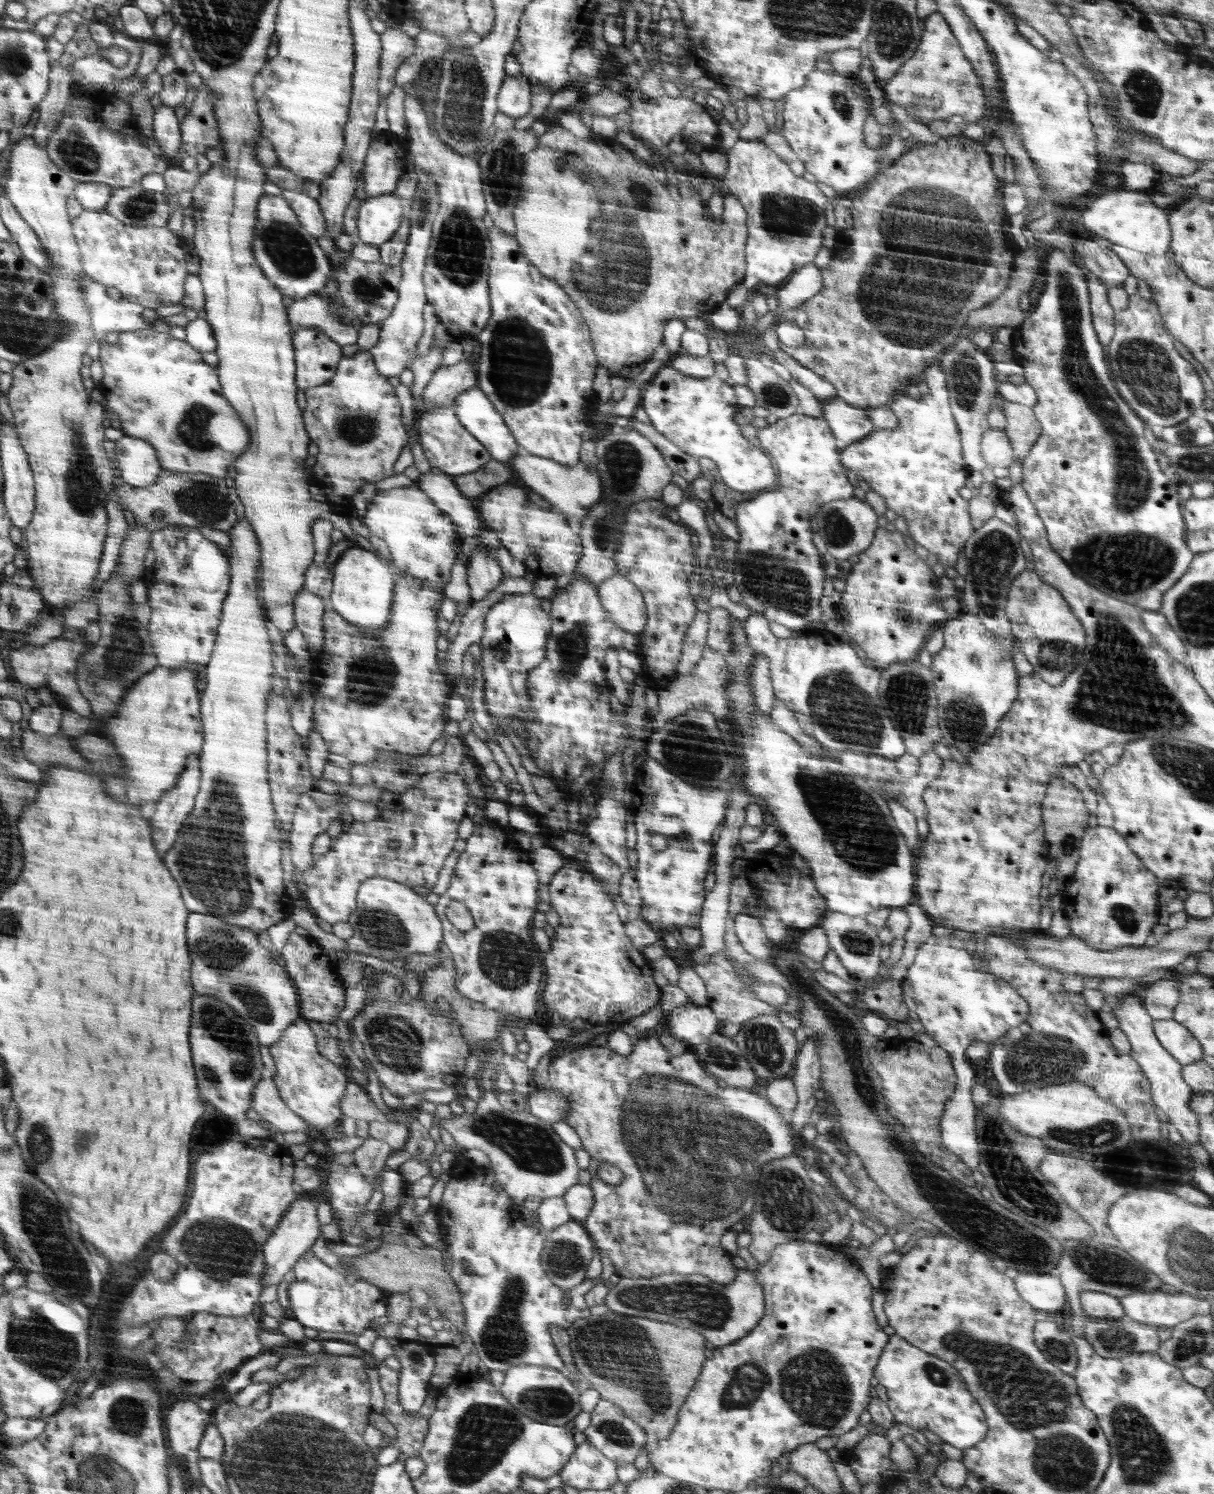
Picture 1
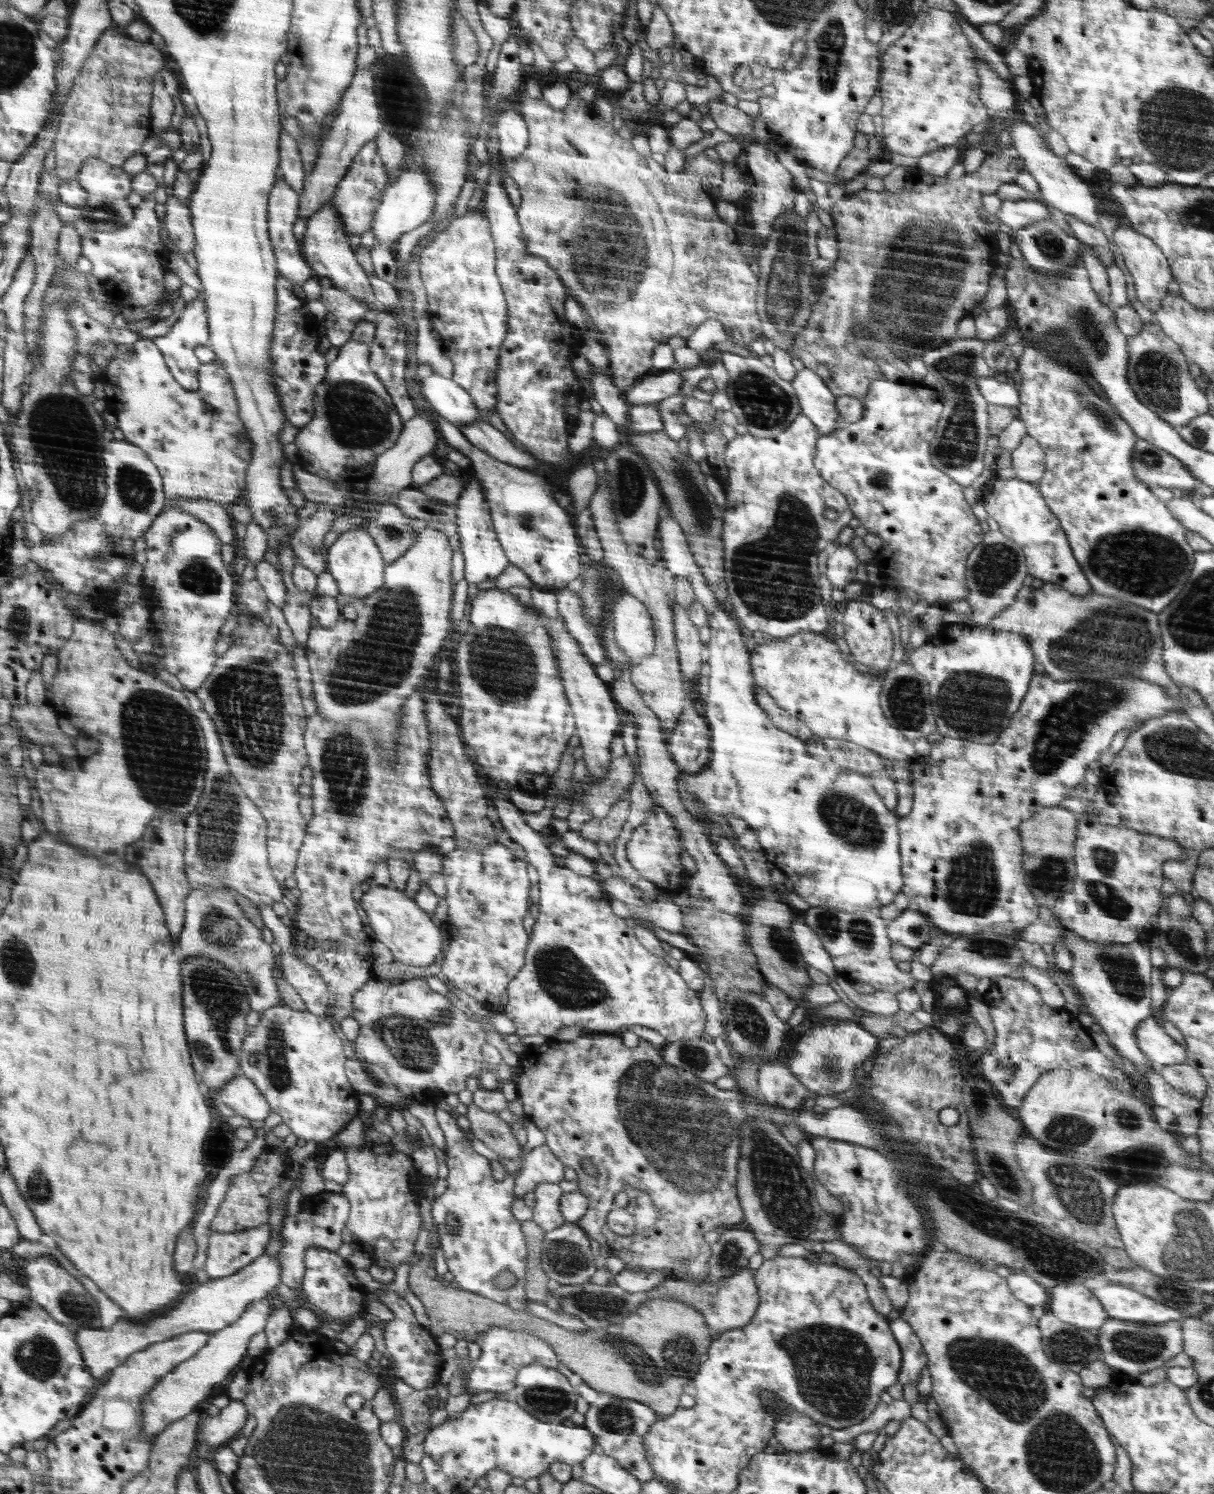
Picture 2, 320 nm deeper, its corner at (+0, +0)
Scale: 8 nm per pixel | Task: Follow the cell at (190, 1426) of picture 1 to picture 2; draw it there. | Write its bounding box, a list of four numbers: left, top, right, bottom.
[200,1399,247,1448]

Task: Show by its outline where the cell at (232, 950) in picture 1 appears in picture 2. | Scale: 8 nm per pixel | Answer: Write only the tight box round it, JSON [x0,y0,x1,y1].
[178,888,280,1012]

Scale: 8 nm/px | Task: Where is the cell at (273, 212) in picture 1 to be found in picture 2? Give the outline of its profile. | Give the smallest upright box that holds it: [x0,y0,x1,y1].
[268,180,312,286]

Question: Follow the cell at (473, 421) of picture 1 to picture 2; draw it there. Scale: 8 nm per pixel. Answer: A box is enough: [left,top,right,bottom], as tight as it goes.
[421,373,483,428]

